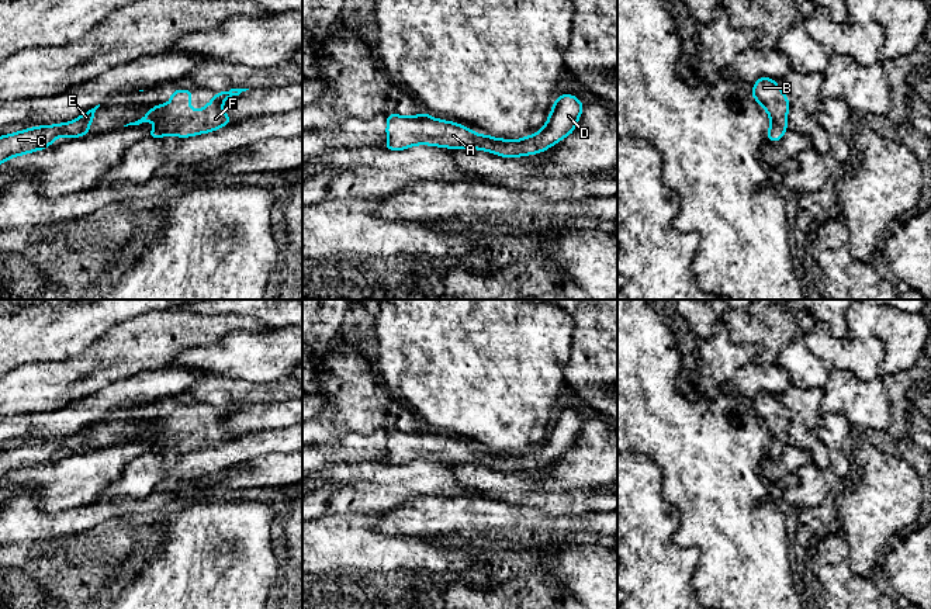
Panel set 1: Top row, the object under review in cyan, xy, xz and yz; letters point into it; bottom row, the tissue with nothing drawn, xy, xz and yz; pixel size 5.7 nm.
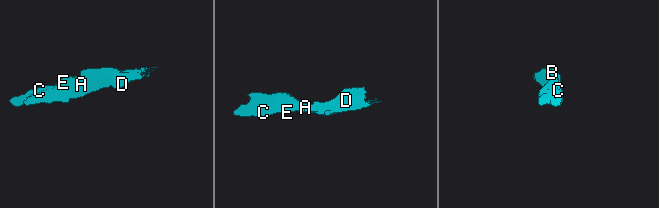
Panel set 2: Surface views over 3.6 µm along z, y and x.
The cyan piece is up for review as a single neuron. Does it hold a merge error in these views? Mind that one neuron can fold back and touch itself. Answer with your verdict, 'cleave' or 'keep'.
keep

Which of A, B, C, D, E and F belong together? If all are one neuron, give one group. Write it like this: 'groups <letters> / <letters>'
groups A B C D E F

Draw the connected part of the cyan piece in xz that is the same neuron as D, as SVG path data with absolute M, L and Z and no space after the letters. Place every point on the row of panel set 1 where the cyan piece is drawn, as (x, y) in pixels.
M561 94L550 111L546 125L522 139L499 139L478 135L473 129L451 121L432 118L428 113L413 117L387 114L388 142L383 150L404 150L413 145L432 145L450 149L474 148L502 158L537 155L575 131L585 104L574 94Z

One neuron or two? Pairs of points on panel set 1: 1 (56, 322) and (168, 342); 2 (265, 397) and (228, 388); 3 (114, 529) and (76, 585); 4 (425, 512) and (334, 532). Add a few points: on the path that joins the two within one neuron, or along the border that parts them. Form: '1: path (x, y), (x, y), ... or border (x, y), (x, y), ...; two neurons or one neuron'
1: border (135, 317), (114, 324), (80, 352); two neurons
2: path (256, 394), (236, 391); one neuron
3: path (114, 543), (114, 547), (90, 571); one neuron
4: border (376, 514), (376, 528), (380, 532), (405, 535); two neurons

